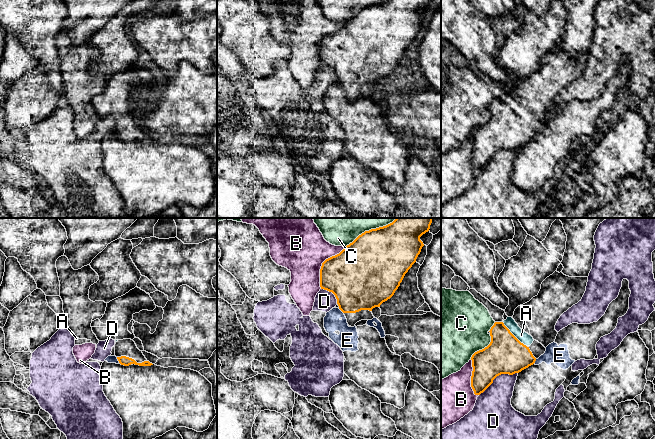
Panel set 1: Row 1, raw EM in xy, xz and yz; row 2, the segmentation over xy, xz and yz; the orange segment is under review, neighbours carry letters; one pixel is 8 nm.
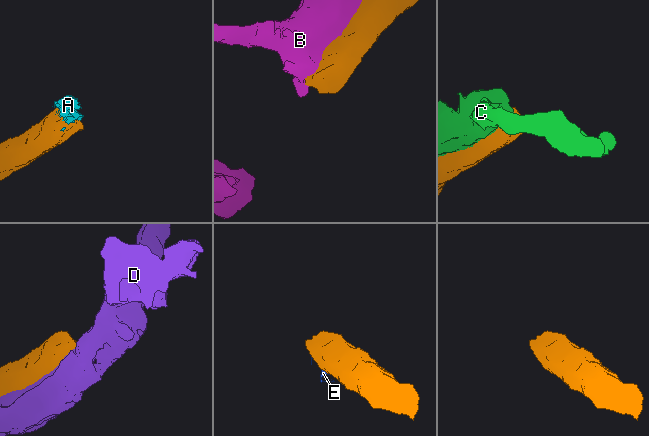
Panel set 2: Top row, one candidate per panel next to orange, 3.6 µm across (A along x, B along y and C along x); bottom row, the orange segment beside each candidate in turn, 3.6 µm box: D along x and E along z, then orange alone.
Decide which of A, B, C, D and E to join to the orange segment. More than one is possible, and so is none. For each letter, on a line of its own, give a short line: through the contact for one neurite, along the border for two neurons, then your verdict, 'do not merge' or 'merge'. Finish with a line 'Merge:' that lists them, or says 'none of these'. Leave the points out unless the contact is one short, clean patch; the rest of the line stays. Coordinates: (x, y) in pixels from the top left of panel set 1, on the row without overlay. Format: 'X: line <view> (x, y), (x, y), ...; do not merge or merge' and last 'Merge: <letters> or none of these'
A: line yz (502, 98), (526, 122); do not merge
B: do not merge
C: do not merge
D: do not merge
E: do not merge
Merge: none of these

